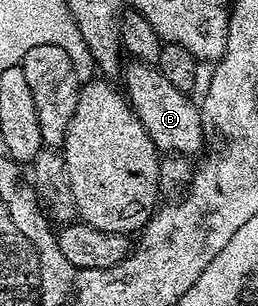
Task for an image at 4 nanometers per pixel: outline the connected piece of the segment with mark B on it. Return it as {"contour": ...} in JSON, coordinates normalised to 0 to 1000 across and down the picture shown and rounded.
{"contour":[[[500,196],[473,225],[477,288],[512,333],[512,356],[535,376],[550,415],[566,415],[566,441],[601,467],[624,503],[698,503],[756,516],[756,500],[798,474],[798,425],[779,346],[744,333],[733,307],[671,284],[643,245],[605,212],[570,212],[547,199]]]}

